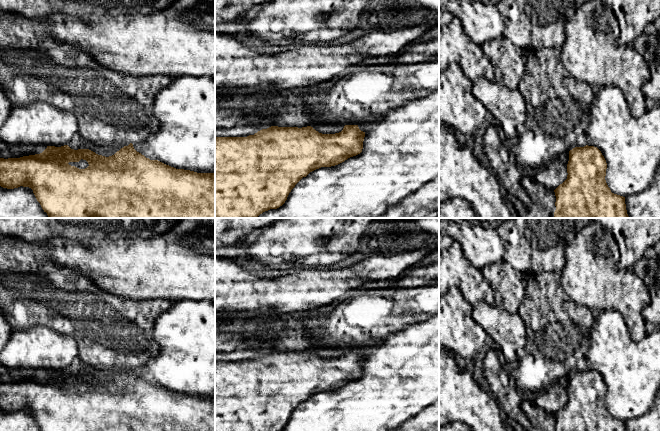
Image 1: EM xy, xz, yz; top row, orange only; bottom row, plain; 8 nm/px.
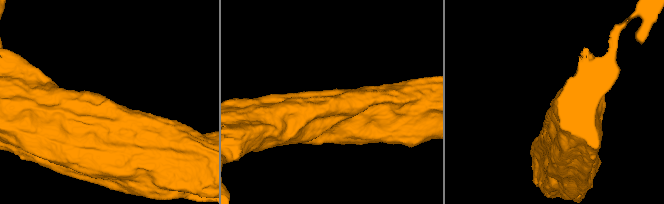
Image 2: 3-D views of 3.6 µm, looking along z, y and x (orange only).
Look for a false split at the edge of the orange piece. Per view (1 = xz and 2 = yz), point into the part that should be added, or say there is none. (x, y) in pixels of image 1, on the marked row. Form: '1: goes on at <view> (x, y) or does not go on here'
1: does not go on here
2: does not go on here

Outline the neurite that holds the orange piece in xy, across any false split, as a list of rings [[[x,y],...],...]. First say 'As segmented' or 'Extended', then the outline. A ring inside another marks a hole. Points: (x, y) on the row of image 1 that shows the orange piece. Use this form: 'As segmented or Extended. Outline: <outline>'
As segmented. Outline: [[[133,144],[105,157],[89,149],[47,146],[40,154],[20,158],[0,158],[0,186],[14,189],[29,187],[49,218],[215,218],[215,173],[197,173],[176,169],[137,152]],[[86,160],[89,166],[79,169],[69,162]]]

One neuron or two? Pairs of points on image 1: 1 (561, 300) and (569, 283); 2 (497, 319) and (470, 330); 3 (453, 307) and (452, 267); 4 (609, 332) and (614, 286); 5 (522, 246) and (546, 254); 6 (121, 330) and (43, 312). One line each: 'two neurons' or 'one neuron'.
1: two neurons
2: two neurons
3: two neurons
4: two neurons
5: one neuron
6: one neuron

